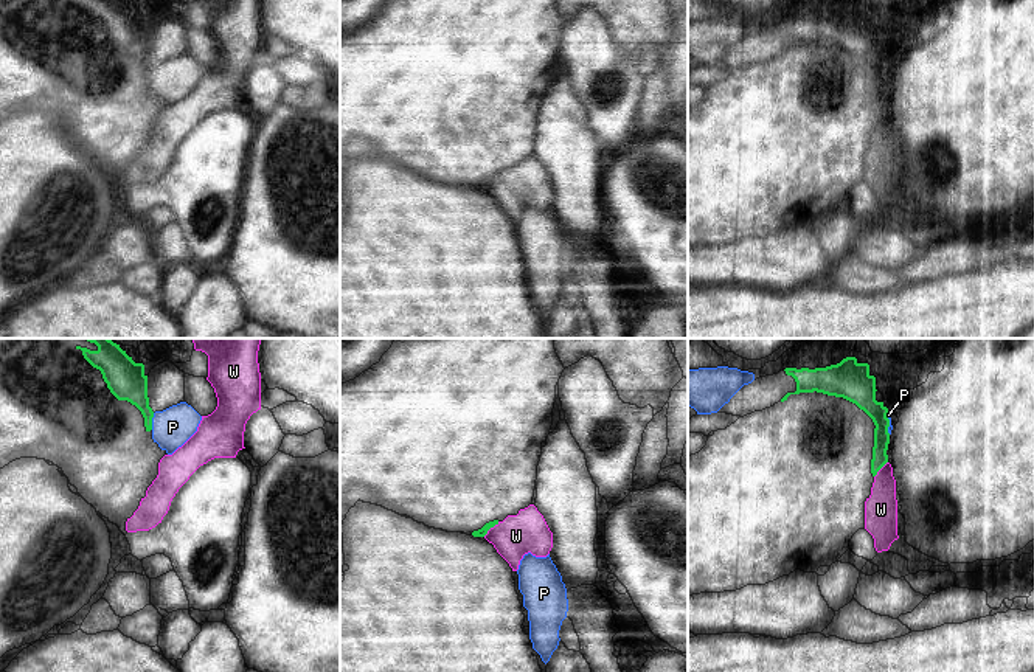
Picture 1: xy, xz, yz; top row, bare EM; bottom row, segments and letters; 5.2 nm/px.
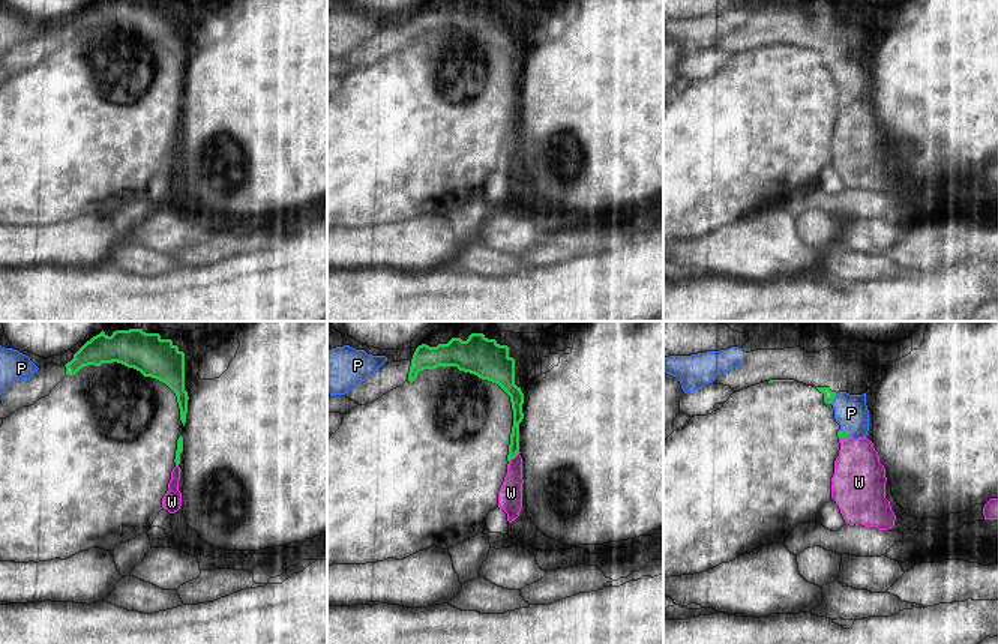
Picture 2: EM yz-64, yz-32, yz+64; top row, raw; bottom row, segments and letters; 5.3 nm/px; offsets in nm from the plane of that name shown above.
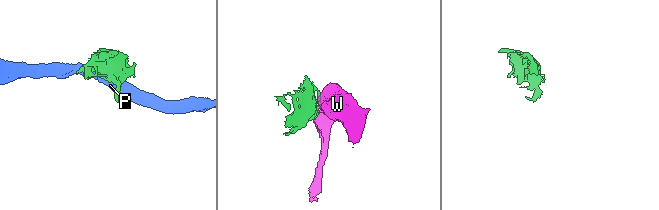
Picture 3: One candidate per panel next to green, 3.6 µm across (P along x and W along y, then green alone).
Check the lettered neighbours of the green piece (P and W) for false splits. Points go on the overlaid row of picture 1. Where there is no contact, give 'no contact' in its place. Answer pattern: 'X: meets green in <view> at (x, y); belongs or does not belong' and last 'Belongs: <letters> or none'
P: meets green in xy at (151, 421); does not belong
W: meets green in xz at (491, 526); does not belong
Belongs: none

